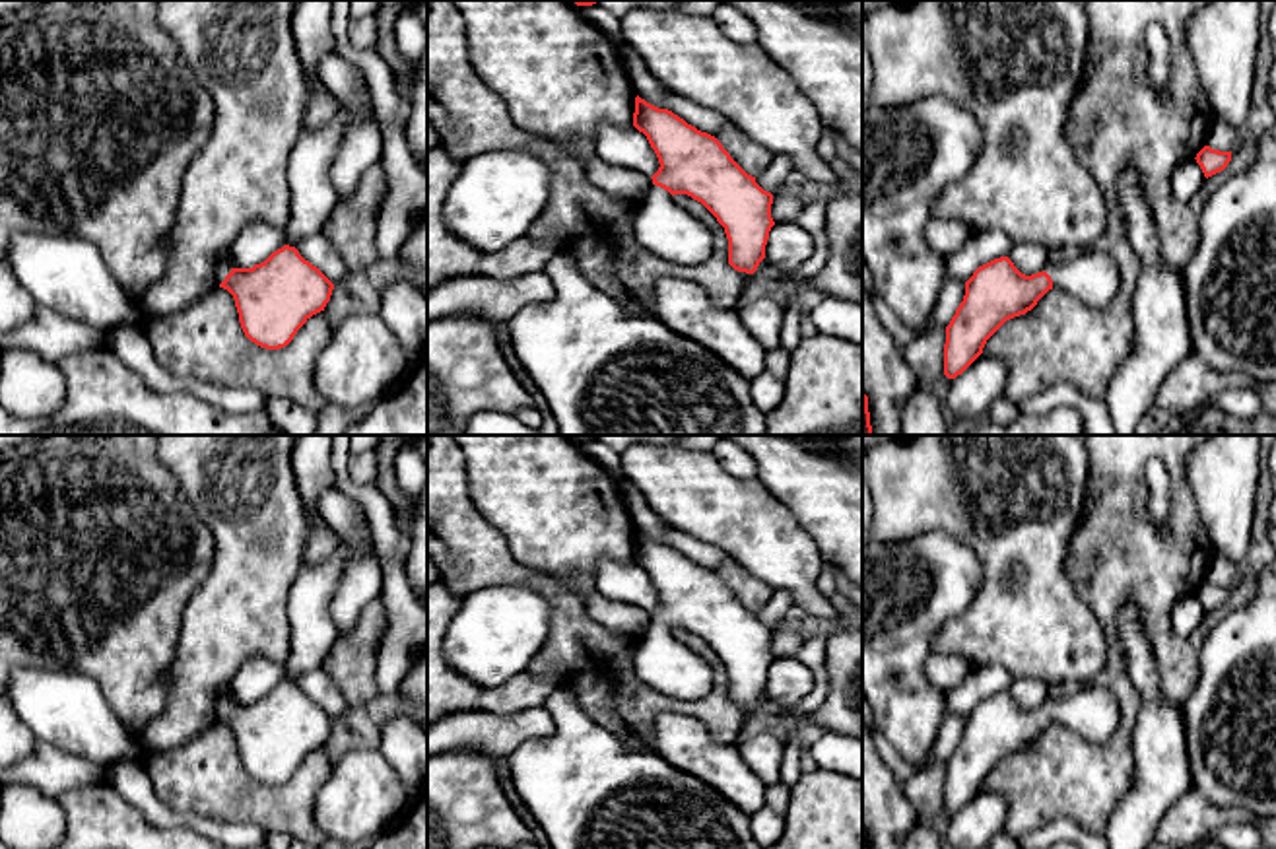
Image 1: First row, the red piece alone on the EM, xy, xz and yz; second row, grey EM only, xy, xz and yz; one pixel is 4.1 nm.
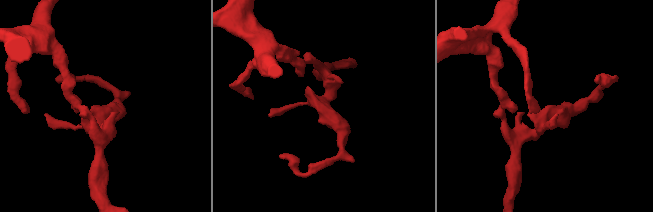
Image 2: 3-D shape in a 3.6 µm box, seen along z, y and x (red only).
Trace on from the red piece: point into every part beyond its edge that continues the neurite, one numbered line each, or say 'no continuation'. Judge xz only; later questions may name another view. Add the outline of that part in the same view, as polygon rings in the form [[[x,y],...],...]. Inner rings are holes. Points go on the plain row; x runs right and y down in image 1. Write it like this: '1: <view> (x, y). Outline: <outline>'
1: xz (661, 661). Outline: [[[656,620],[639,637],[633,668],[643,684],[684,701],[707,697],[715,684],[707,661],[682,645],[672,629]]]

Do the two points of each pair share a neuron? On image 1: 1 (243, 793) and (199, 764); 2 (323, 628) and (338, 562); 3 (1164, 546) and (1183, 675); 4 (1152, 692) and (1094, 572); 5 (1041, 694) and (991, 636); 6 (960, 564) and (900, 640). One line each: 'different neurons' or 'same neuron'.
1: same neuron
2: same neuron
3: same neuron
4: different neurons
5: different neurons
6: same neuron

